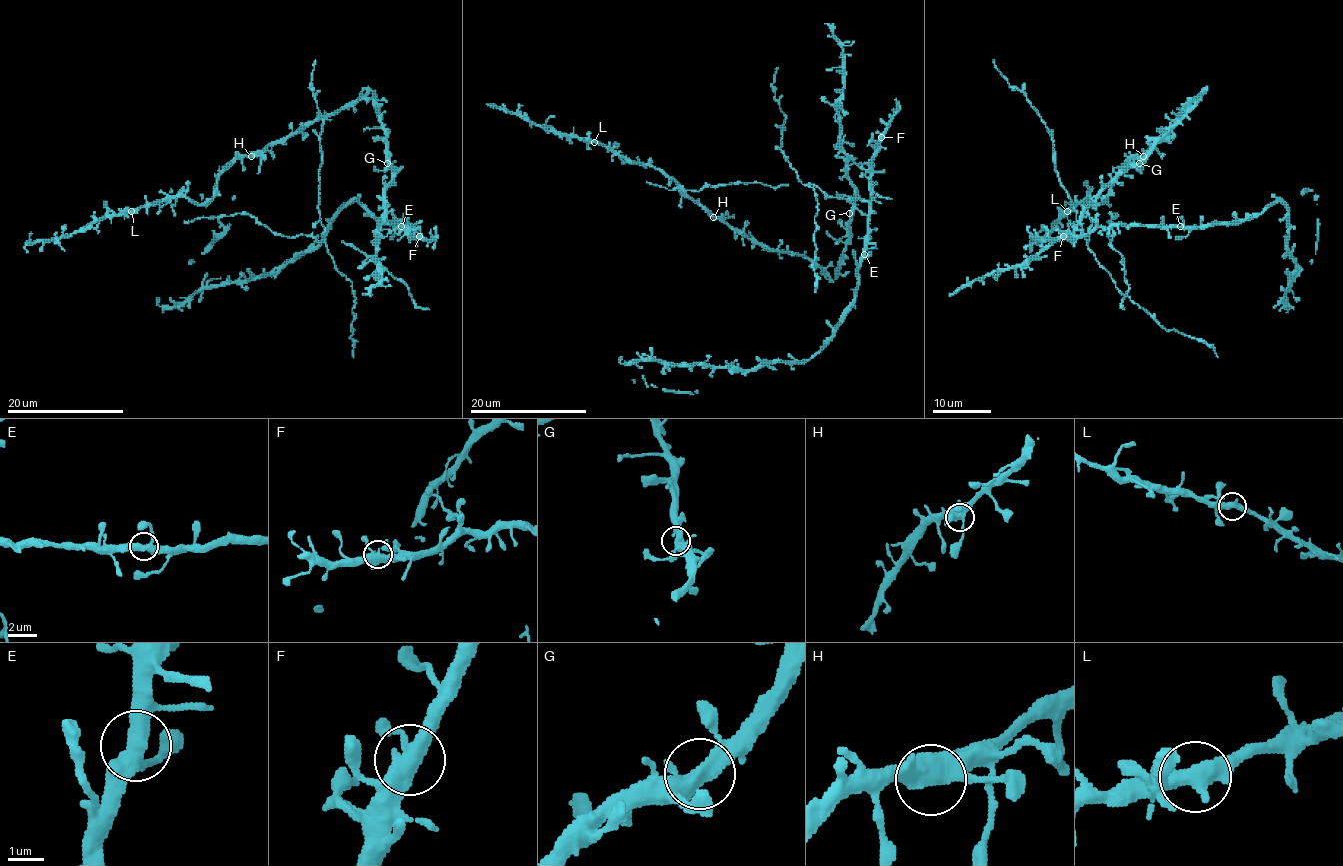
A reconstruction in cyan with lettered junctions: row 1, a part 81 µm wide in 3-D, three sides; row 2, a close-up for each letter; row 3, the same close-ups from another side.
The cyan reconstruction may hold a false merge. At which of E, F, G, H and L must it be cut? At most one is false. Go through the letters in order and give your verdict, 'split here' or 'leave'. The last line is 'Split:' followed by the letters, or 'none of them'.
E: leave
F: leave
G: leave
H: leave
L: leave
Split: none of them

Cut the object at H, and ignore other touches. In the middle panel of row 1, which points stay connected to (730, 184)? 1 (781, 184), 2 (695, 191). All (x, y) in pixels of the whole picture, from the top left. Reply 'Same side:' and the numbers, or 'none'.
Same side: 1, 2

